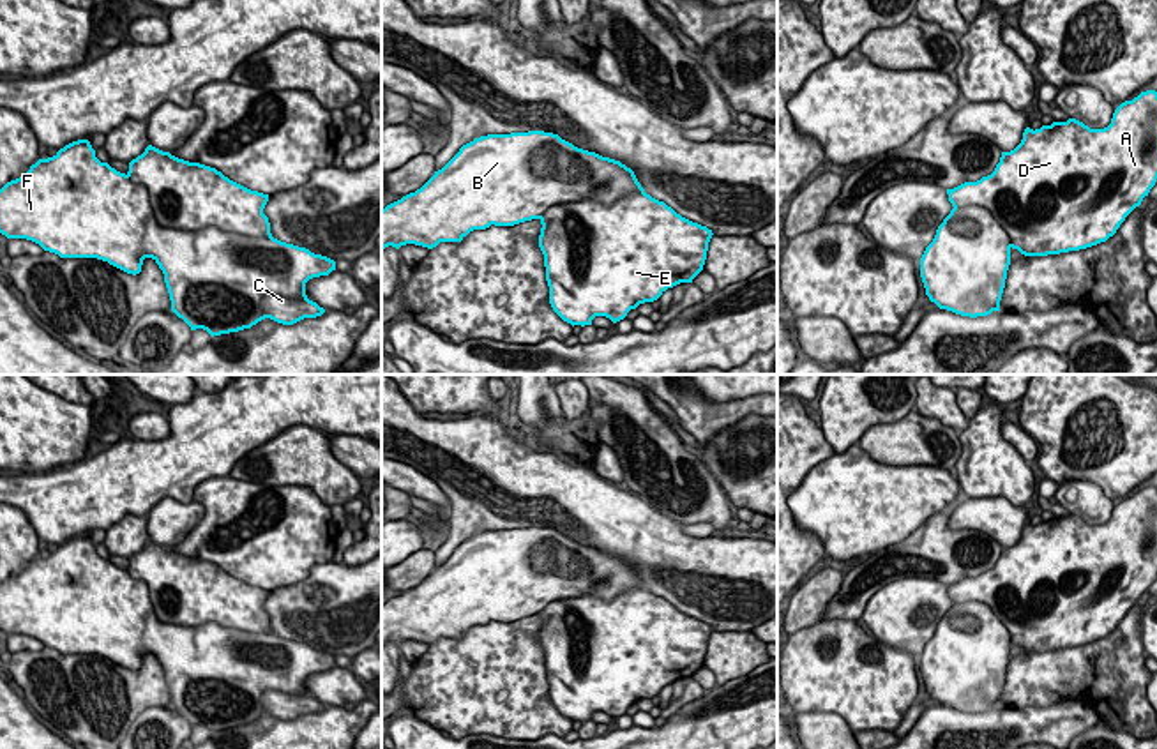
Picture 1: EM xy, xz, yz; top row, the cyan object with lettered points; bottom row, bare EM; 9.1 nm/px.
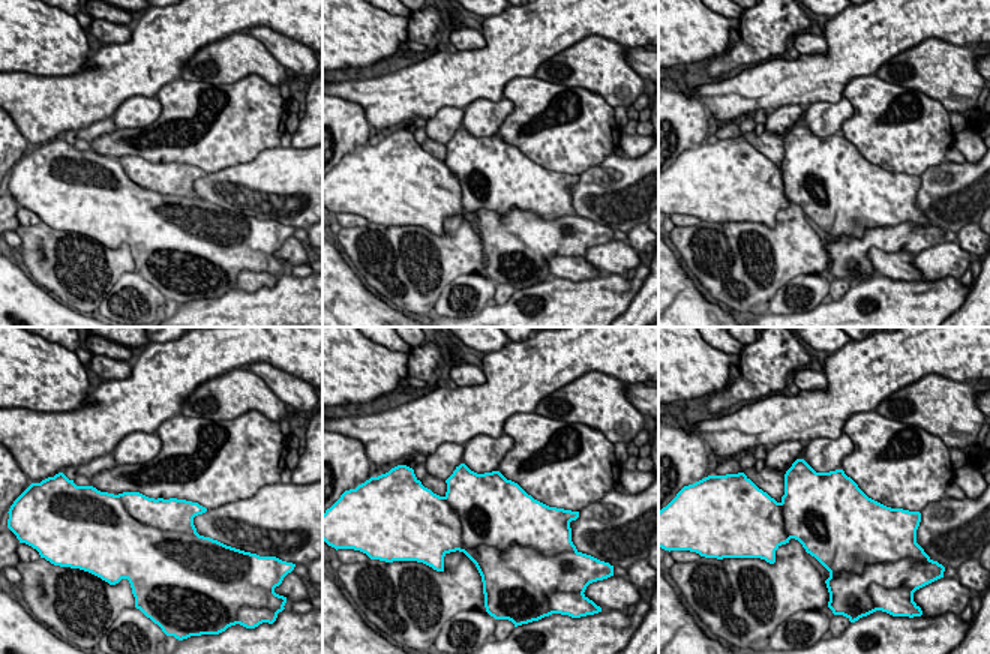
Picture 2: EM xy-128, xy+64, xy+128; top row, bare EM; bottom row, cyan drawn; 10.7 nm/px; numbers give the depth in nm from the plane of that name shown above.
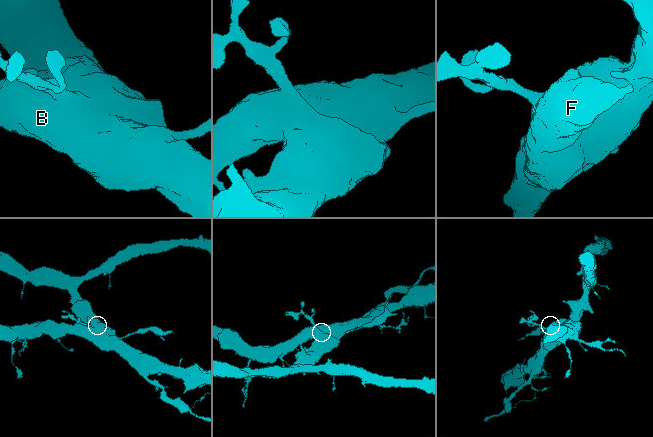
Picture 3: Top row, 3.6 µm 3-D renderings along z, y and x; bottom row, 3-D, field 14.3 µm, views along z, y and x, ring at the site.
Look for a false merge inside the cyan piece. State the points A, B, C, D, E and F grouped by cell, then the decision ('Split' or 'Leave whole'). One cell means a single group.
Groups: A C D E / B F. Split

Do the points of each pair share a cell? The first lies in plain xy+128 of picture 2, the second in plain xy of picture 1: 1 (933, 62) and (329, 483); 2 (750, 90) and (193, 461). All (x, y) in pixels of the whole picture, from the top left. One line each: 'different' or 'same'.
1: same
2: same

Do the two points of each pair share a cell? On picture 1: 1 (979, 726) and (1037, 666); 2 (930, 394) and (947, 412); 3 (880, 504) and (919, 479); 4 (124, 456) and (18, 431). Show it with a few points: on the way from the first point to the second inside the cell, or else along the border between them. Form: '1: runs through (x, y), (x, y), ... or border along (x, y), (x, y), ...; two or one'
1: border along (1000, 705), (1043, 707); two
2: runs through (933, 398), (944, 408); one
3: runs through (889, 502), (899, 499), (910, 488); one
4: border along (80, 460), (76, 463); two

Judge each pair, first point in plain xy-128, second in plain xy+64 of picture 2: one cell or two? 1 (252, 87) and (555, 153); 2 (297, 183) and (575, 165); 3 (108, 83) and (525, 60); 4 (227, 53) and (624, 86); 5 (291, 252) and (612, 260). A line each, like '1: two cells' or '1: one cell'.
1: one cell
2: two cells
3: one cell
4: one cell
5: one cell

